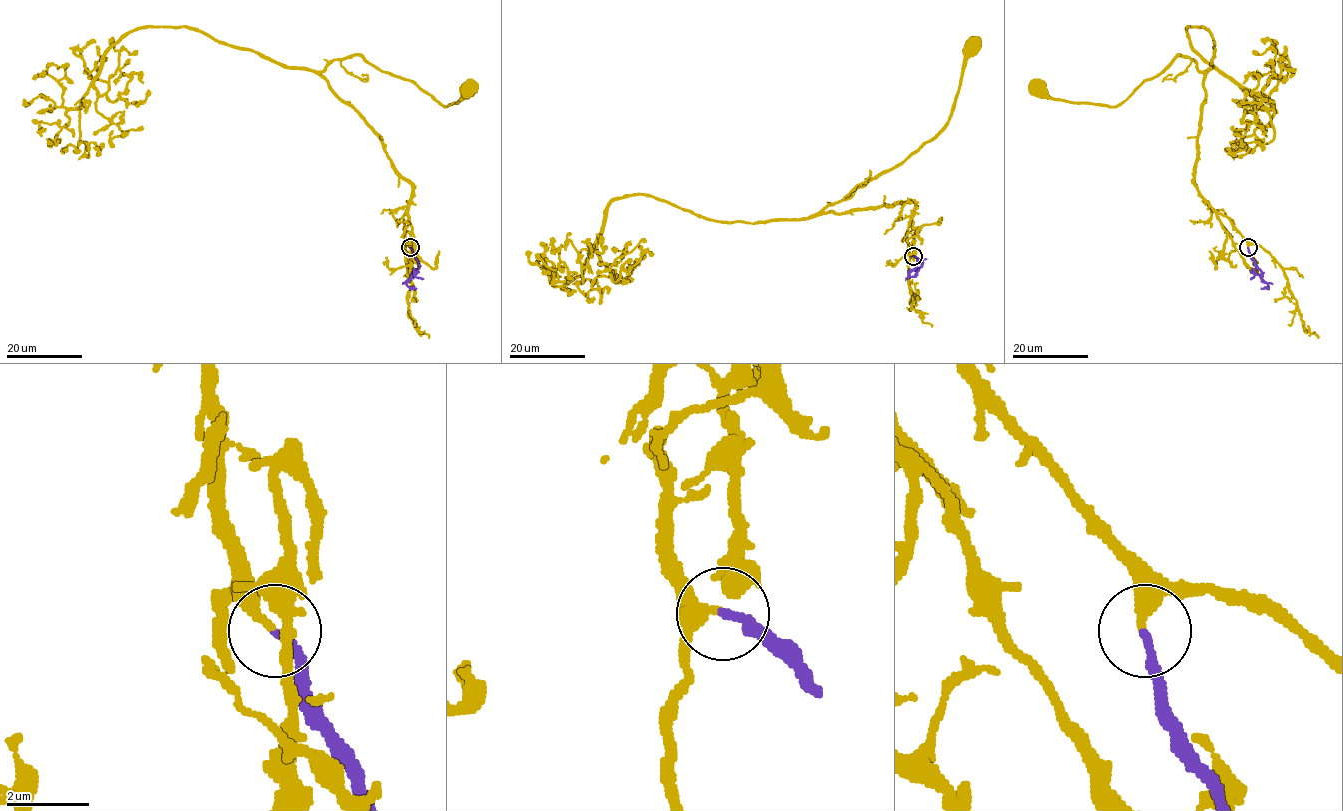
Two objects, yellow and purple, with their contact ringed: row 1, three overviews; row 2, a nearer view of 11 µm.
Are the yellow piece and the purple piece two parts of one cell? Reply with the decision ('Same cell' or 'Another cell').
Same cell

